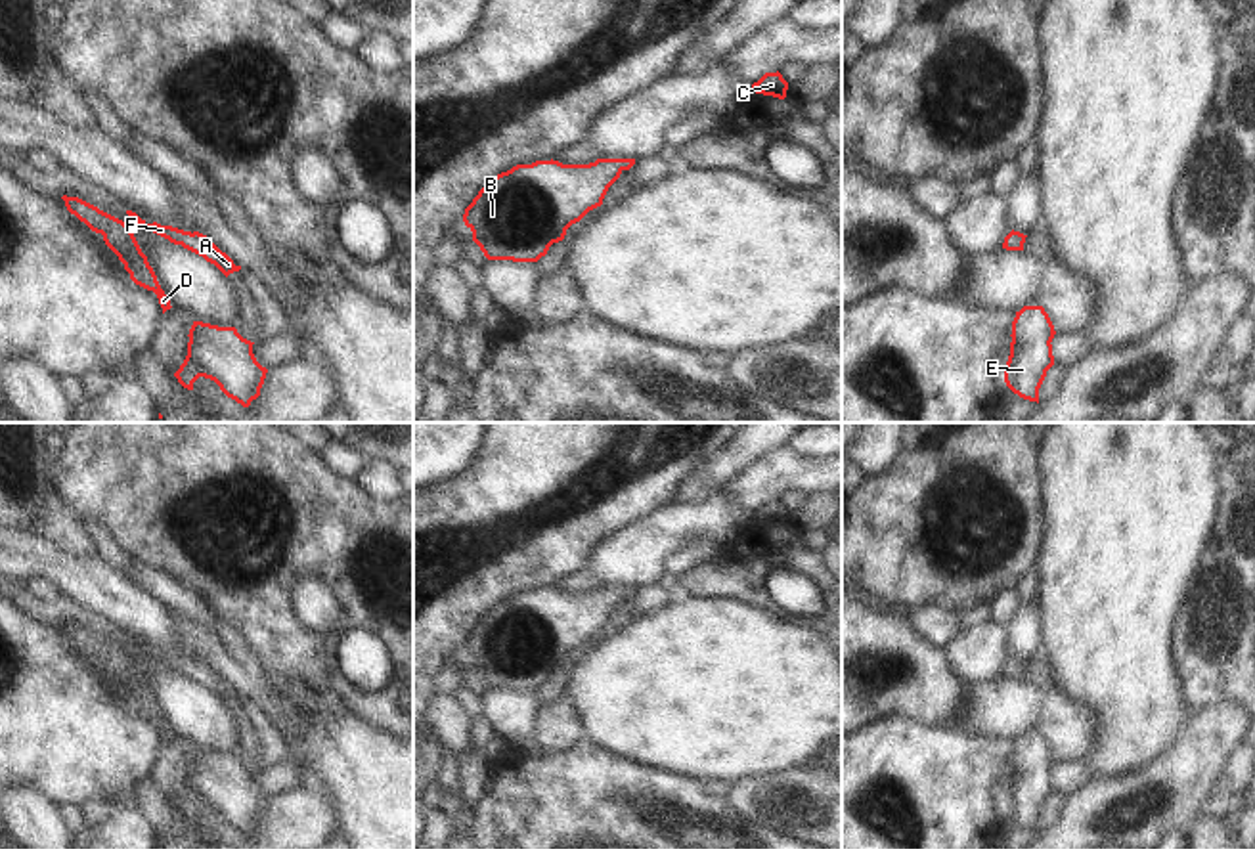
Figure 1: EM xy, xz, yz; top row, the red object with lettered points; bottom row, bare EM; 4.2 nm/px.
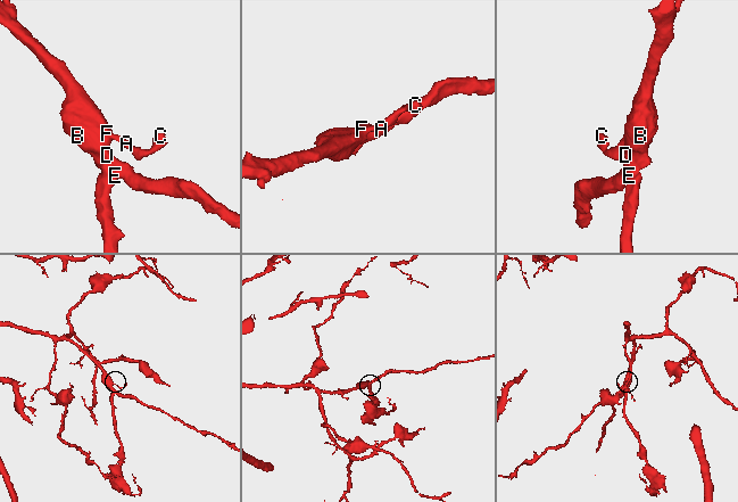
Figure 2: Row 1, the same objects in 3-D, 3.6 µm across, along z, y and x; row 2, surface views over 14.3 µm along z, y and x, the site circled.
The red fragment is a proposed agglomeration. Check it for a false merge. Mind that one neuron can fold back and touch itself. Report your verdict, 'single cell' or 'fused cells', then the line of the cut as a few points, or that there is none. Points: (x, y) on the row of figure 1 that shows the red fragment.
single cell; no cut

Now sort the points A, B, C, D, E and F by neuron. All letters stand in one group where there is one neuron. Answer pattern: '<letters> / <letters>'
A B C D E F

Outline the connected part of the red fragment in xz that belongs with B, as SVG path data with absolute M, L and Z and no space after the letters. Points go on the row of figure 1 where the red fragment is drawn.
M635 159L589 164L517 164L484 185L463 222L488 260L538 262L566 229L603 205L608 187Z

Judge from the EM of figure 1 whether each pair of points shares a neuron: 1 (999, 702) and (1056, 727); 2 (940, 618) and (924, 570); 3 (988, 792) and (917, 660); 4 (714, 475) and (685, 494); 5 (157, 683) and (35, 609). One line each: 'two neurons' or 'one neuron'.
1: one neuron
2: two neurons
3: two neurons
4: two neurons
5: one neuron

